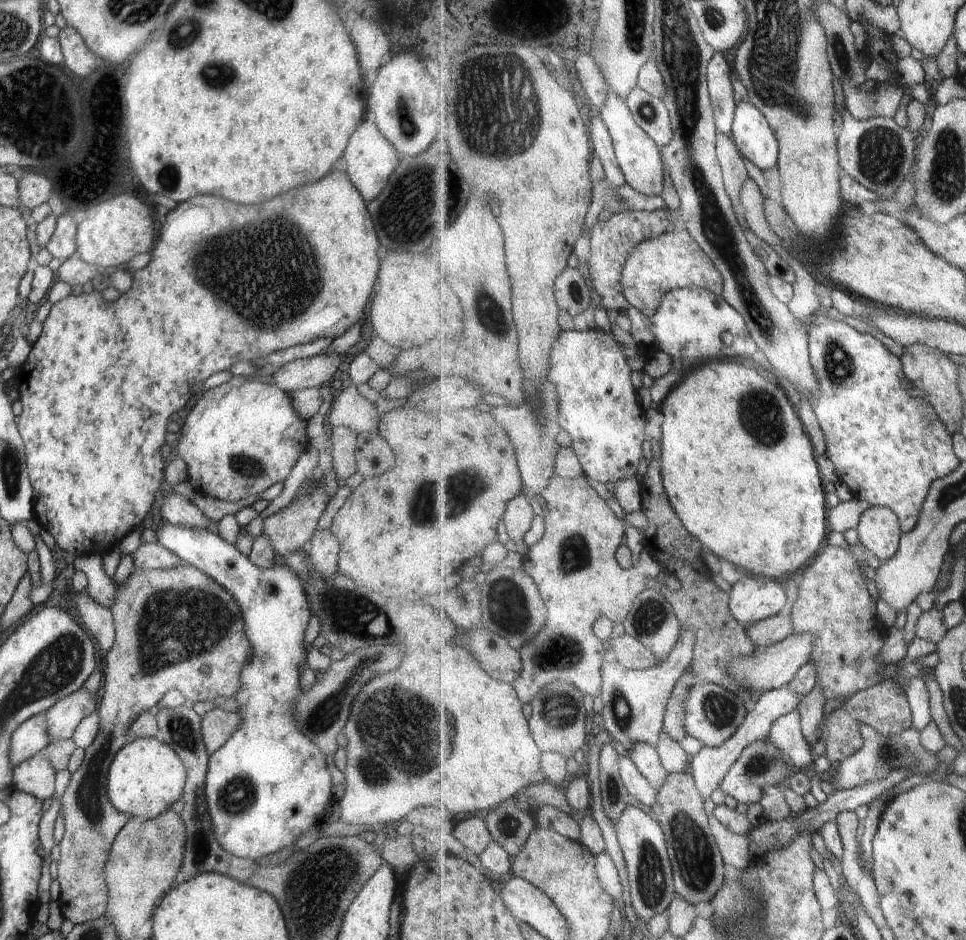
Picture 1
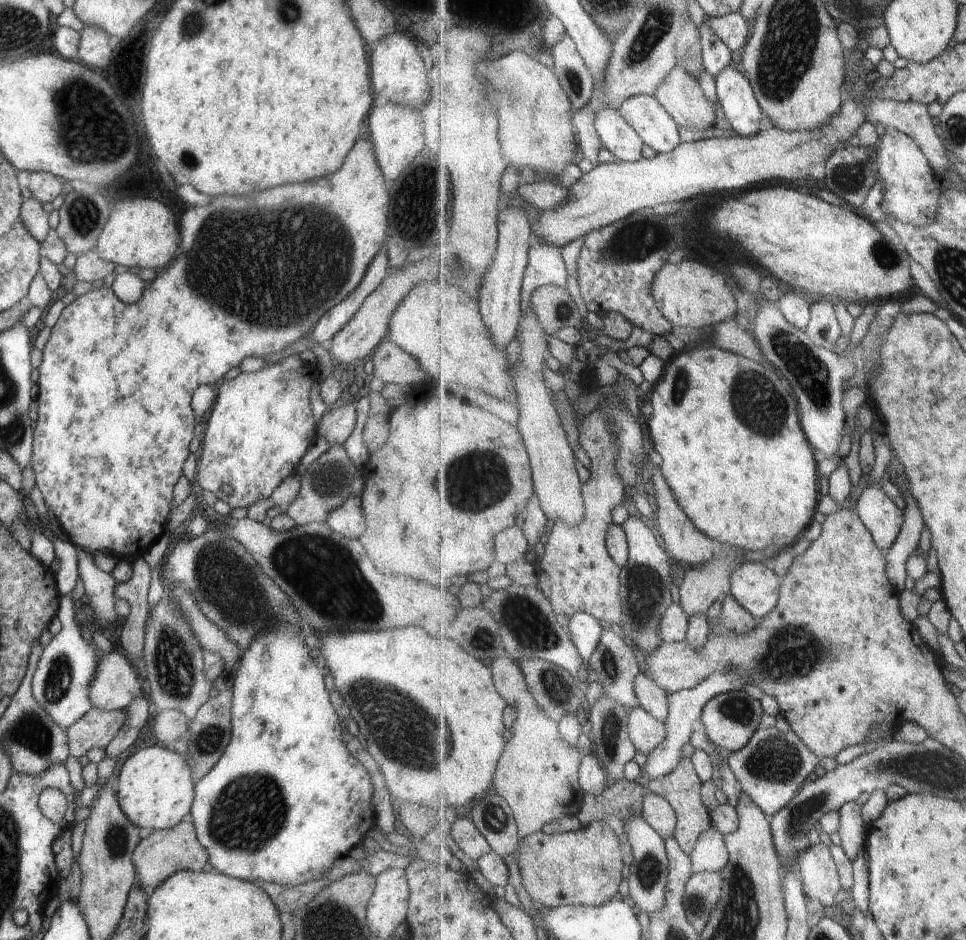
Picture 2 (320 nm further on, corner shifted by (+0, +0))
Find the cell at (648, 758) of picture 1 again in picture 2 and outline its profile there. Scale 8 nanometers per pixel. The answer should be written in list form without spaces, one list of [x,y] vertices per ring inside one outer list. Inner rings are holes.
[[[639,706],[630,712],[630,729],[631,740],[643,754],[651,754],[666,737],[666,722],[655,718],[649,714],[643,707]]]

